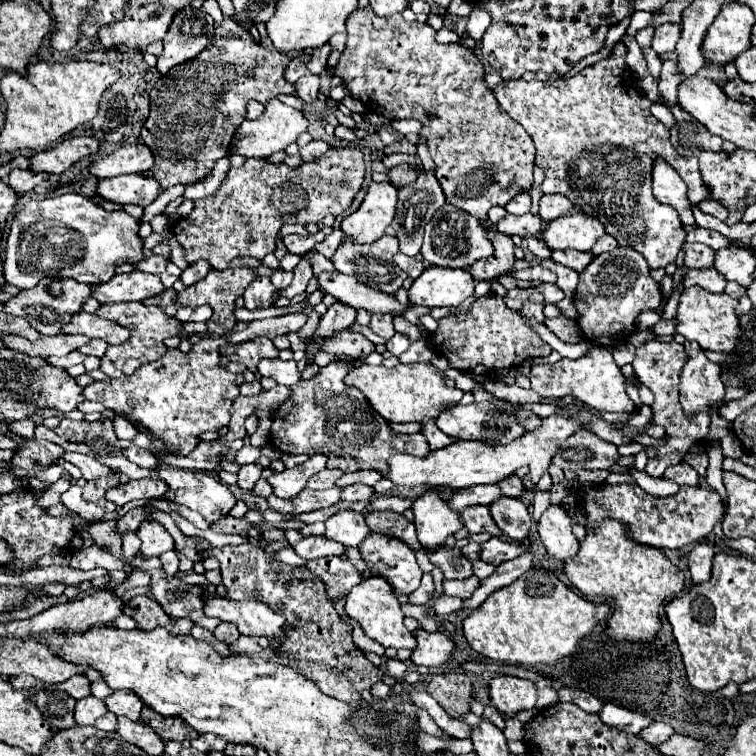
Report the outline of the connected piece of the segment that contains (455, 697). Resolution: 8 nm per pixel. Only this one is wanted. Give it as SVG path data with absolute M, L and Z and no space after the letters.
M442 672L436 674L428 684L428 694L438 700L438 704L452 718L460 718L470 710L472 700L472 684L468 674L464 672Z

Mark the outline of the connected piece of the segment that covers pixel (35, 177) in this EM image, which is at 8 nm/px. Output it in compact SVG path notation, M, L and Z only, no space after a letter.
M12 170L10 172L10 180L8 184L16 190L16 192L30 192L32 188L36 188L40 182L44 182L50 174L46 172L32 172L32 170Z

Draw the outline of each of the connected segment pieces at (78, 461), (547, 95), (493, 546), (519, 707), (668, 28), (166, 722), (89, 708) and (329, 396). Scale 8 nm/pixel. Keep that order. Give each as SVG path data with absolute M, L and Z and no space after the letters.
M66 452L64 454L64 460L78 466L82 470L82 476L86 480L92 480L92 478L100 478L100 476L108 476L108 472L112 472L112 468L104 466L102 462L94 460L92 456L86 456L86 454L78 454L78 452Z
M622 42L614 44L608 58L584 68L576 76L566 80L512 80L504 86L494 88L494 96L500 106L520 122L536 144L536 166L544 172L542 192L544 194L564 194L568 200L586 216L596 218L604 224L606 234L614 236L620 246L638 250L650 268L662 268L676 260L680 246L684 244L686 232L680 224L678 212L658 202L652 194L652 164L656 156L664 158L686 182L693 203L698 205L710 197L710 191L700 176L696 158L682 158L670 144L670 132L662 122L650 114L650 100L640 94L638 80L626 64L626 46Z
M490 538L482 544L482 550L480 550L480 560L484 562L490 562L494 566L506 562L506 560L512 560L516 556L522 554L522 548L516 548L508 542L504 542L502 538Z
M498 676L490 682L490 700L504 716L514 718L518 712L534 708L536 686L524 678Z
M672 22L660 24L660 26L656 26L656 34L652 38L652 48L658 54L674 52L678 40L680 40L680 24L672 24Z
M150 708L142 710L142 720L146 724L150 724L156 734L162 740L194 740L198 736L198 732L194 728L188 728L188 724L184 724L184 720L176 720L176 716L156 716L156 712L152 712Z
M88 696L76 702L76 712L74 712L74 720L78 726L94 726L94 722L104 716L108 712L108 708L104 708L104 700Z
M336 362L336 364L328 364L328 366L320 368L320 372L314 378L294 384L288 400L284 400L284 404L274 412L270 442L280 452L286 452L286 454L306 454L306 456L326 454L326 456L331 456L327 462L328 469L344 470L342 458L354 458L362 464L362 470L378 470L382 476L384 476L384 472L388 472L388 456L394 456L394 454L412 454L412 456L420 456L420 458L428 456L430 448L422 434L410 434L410 436L396 434L390 428L390 424L368 404L368 400L364 400L364 394L360 390L348 388L344 384L344 376L350 370L352 370L350 364Z

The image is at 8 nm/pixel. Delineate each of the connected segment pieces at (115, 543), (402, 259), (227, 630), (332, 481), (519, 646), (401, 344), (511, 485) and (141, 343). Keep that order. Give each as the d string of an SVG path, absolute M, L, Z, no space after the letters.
M116 520L90 524L88 534L94 538L94 542L98 546L110 546L110 554L124 560L122 558L122 540L116 536Z
M398 252L398 254L394 256L394 262L396 262L412 280L418 278L418 276L424 272L424 264L420 262L420 258L410 258L410 256L402 254L402 252Z
M220 622L220 624L216 626L216 630L214 630L214 636L216 636L218 640L224 640L226 644L234 644L234 642L238 640L240 632L238 632L238 628L236 628L234 624L228 624L228 622Z
M322 470L320 474L312 476L308 480L308 488L310 490L322 490L322 488L332 488L336 486L336 480L342 476L342 470Z
M530 568L510 586L492 592L462 624L468 644L494 662L514 666L554 664L572 654L598 622L608 618L606 602L588 602L562 584L554 572Z
M396 332L388 342L386 342L386 348L388 348L388 352L392 352L394 356L400 356L400 354L404 354L408 348L412 346L412 340L406 336L406 334L400 334L400 332Z
M512 474L512 476L504 478L504 480L502 480L498 486L502 488L502 492L504 492L506 496L512 496L512 498L520 498L520 496L524 494L522 480L520 480L516 474Z
M124 302L124 304L102 304L100 310L96 312L102 318L114 320L118 324L127 327L131 331L130 340L120 346L112 346L106 350L102 356L102 372L110 378L120 378L120 376L130 376L136 372L142 364L160 360L164 352L168 350L164 346L164 340L170 336L176 336L182 332L182 324L176 318L170 318L164 314L160 306L144 306L142 302Z

